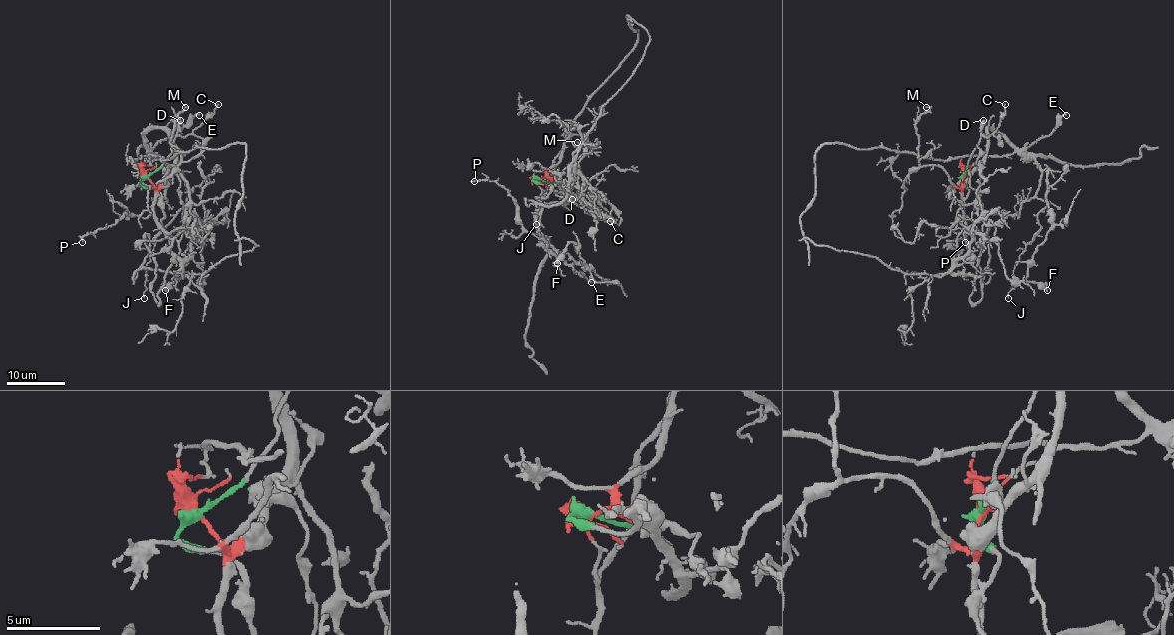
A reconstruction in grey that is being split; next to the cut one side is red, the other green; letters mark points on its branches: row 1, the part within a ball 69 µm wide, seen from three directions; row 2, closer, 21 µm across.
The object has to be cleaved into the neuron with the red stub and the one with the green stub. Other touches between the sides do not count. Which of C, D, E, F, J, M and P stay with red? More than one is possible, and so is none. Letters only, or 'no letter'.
E, F, J, M, P

